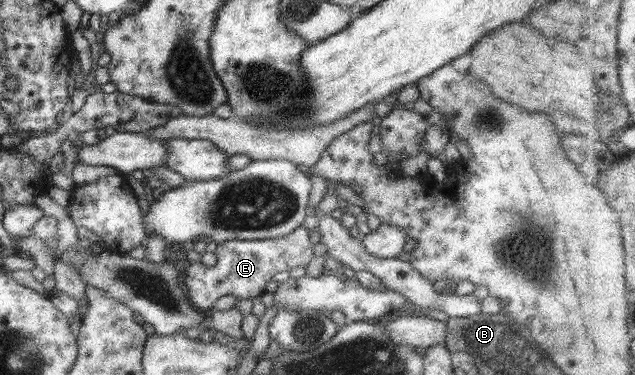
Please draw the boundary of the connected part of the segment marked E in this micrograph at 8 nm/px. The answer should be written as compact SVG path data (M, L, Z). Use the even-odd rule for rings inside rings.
M296 227L292 233L276 239L242 241L232 239L221 242L215 250L216 263L205 266L187 261L184 266L184 285L191 304L198 310L211 311L212 303L222 295L233 295L238 300L258 298L265 290L266 281L279 271L289 272L294 267L306 267L315 256L309 241L308 230Z

